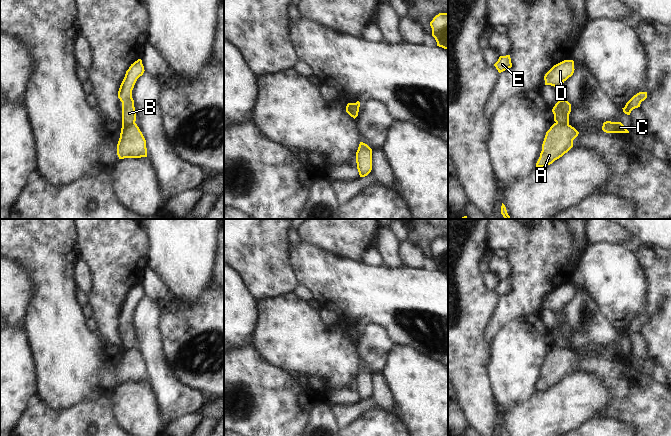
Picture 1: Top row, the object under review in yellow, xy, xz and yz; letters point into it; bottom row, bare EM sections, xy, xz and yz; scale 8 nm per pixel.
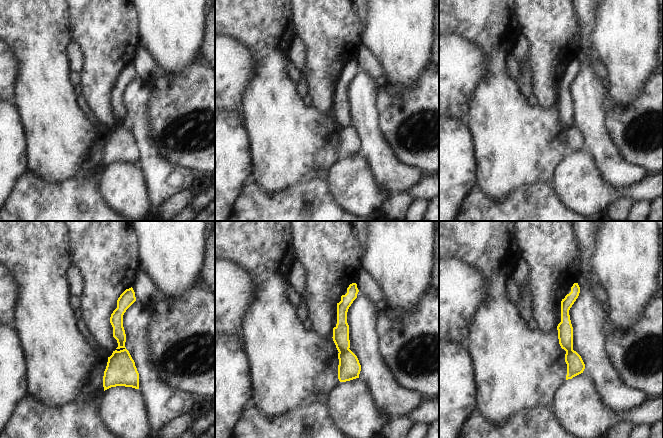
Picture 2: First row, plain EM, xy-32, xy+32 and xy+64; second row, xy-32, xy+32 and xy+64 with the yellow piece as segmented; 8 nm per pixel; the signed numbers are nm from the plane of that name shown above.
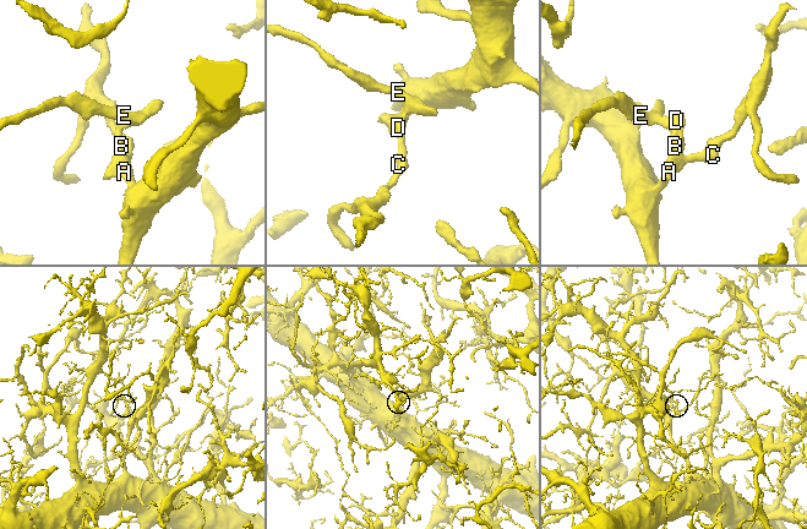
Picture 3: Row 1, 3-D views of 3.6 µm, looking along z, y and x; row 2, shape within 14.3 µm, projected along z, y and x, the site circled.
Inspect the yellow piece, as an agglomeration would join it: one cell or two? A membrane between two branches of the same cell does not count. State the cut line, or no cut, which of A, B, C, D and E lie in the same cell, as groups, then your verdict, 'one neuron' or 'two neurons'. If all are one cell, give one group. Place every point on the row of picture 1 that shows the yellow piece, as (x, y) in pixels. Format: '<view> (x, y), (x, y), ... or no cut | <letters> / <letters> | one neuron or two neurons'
xy (134, 122), (122, 125) | A C / B D E | two neurons

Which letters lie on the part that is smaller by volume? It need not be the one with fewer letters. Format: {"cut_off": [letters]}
{"cut_off": ["B", "D", "E"]}

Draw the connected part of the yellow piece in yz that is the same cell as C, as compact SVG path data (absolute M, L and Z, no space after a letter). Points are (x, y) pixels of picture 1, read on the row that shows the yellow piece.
M606 121L603 123L602 130L606 133L629 133L621 122Z

